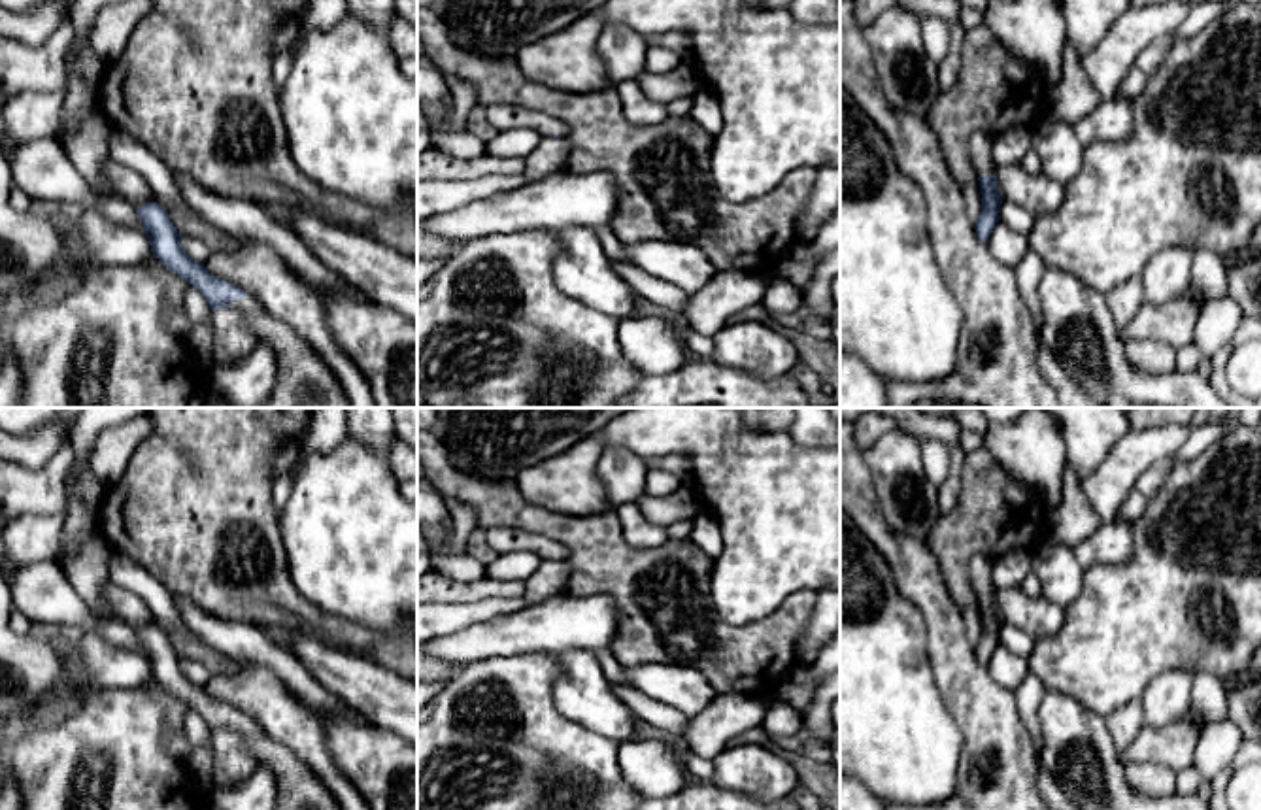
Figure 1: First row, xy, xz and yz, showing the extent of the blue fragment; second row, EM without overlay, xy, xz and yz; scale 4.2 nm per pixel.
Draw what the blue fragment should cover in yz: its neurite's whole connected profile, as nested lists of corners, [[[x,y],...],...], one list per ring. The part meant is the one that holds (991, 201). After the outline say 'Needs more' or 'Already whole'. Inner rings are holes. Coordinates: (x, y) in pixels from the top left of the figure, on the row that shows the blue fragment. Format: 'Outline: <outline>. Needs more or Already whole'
Outline: [[[976,132],[970,140],[970,159],[980,181],[982,211],[974,225],[982,242],[989,242],[995,225],[1000,219],[1002,198],[997,191],[997,176],[993,162],[993,138],[984,132]]]. Needs more

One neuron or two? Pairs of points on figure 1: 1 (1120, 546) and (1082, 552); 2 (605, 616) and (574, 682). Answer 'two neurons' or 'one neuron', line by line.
1: one neuron
2: two neurons

